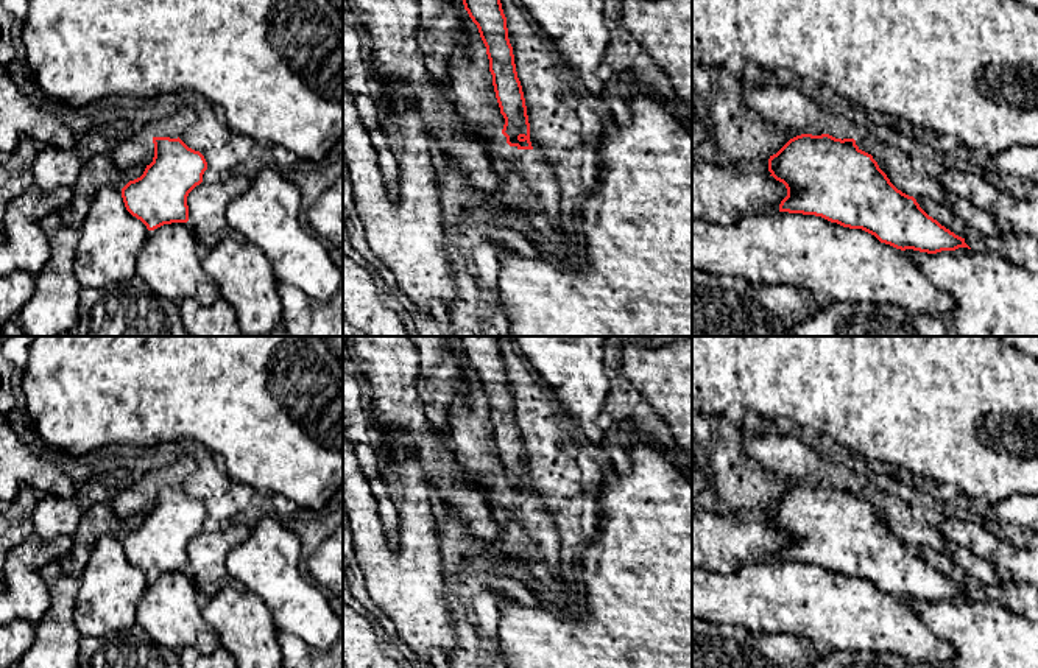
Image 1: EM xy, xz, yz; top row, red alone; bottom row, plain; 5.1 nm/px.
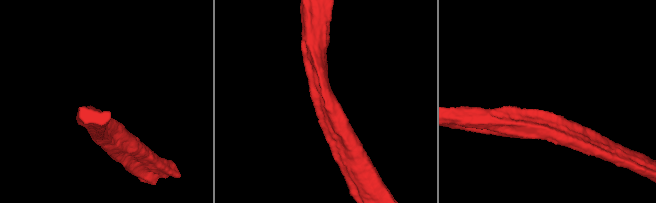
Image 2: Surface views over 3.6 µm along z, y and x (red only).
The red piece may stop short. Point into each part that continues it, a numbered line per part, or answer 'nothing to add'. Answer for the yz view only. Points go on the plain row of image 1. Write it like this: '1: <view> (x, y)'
nothing to add

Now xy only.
nothing to add

